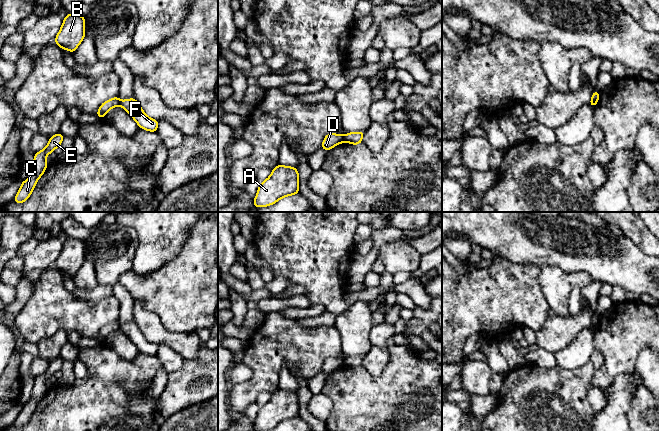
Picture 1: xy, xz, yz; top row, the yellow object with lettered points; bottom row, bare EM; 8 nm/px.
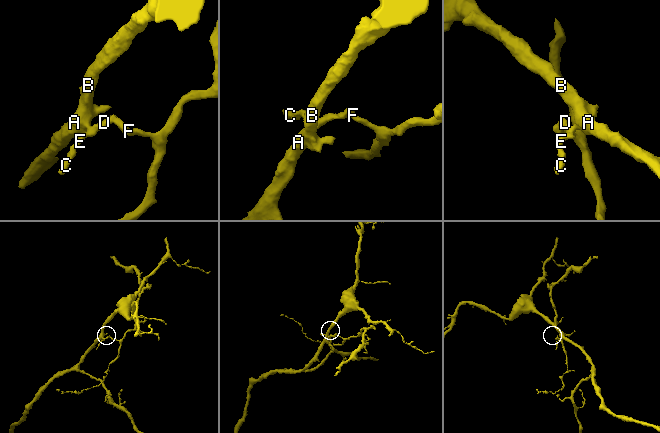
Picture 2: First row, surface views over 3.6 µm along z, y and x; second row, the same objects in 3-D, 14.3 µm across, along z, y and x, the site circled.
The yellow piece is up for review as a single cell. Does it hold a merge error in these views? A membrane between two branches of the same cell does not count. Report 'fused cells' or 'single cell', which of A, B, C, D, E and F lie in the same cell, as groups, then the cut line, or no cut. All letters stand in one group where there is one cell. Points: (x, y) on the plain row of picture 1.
fused cells; A B C D E / F; cut in xz along (343, 359), (345, 365)

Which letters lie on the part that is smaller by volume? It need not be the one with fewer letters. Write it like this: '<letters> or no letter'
F

